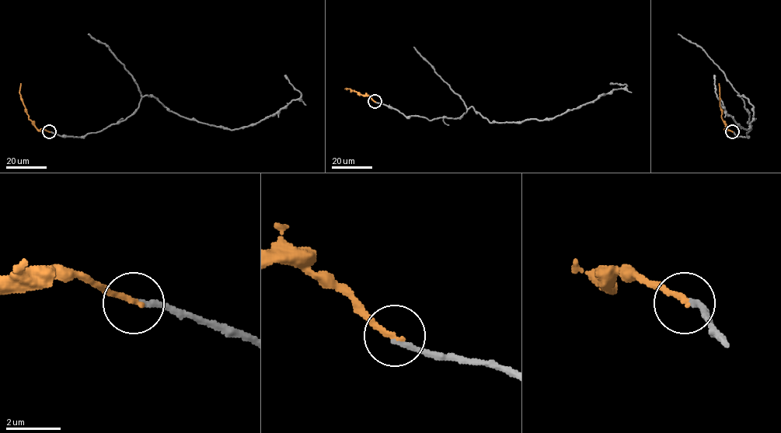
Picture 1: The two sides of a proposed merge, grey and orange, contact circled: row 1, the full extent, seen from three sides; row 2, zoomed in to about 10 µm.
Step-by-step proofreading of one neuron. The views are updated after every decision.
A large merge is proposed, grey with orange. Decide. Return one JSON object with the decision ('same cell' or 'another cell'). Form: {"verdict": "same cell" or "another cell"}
{"verdict": "same cell"}

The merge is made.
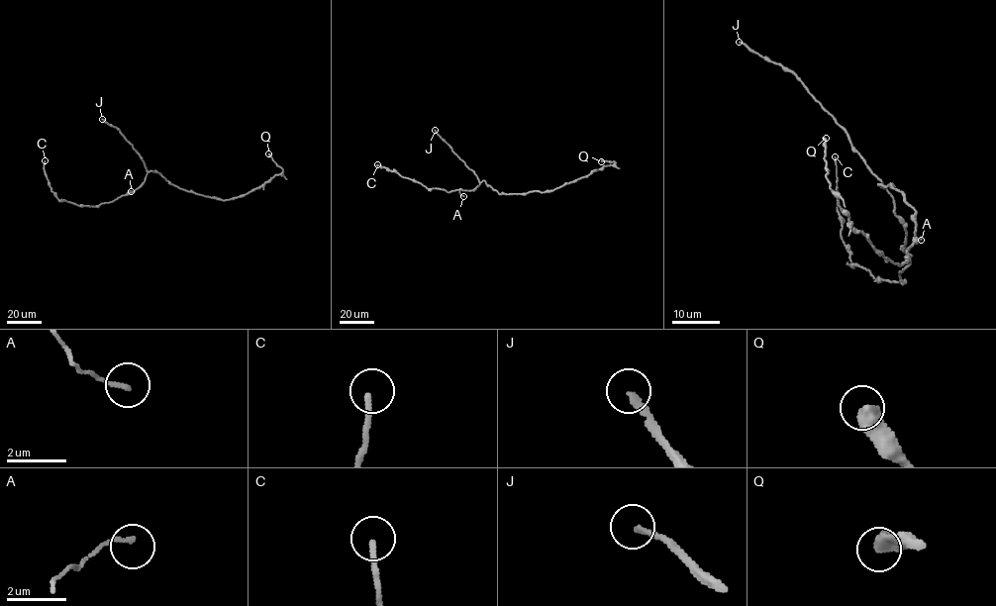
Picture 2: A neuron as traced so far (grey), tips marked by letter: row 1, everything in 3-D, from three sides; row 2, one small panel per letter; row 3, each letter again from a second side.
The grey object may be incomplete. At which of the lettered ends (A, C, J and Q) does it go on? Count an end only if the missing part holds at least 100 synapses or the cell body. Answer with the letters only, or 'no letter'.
J

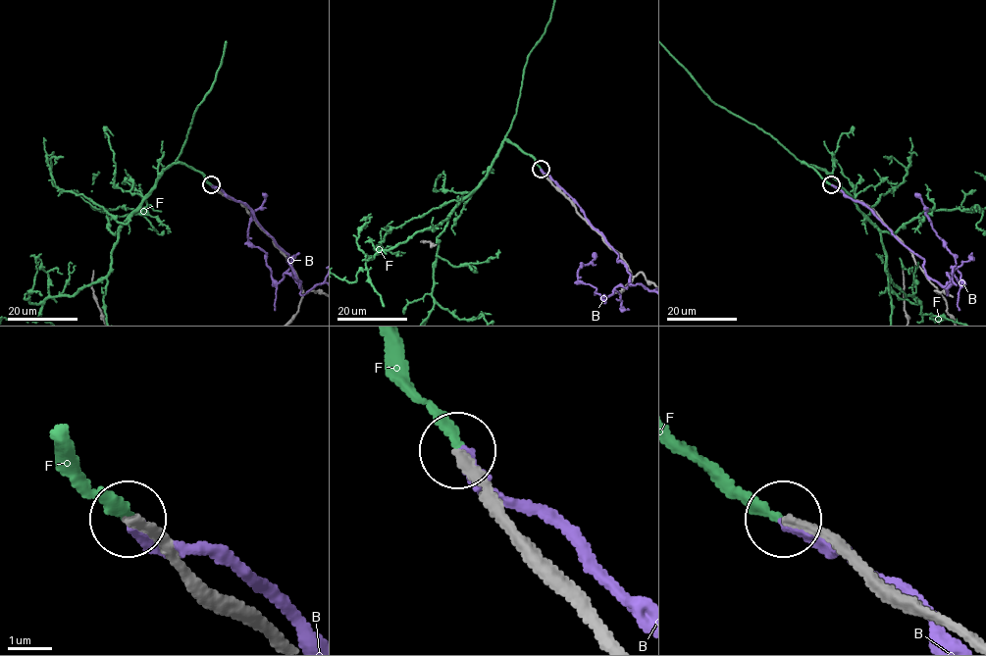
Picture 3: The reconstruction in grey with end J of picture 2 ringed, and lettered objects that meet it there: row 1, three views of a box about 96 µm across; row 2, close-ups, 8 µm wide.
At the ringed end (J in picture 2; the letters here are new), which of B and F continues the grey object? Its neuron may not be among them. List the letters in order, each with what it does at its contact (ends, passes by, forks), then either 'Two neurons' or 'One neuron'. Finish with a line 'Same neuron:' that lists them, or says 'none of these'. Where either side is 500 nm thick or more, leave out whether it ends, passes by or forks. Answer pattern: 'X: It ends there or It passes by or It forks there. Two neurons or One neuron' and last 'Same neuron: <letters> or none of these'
B: It ends there. Two neurons
F: It ends there. One neuron
Same neuron: F

